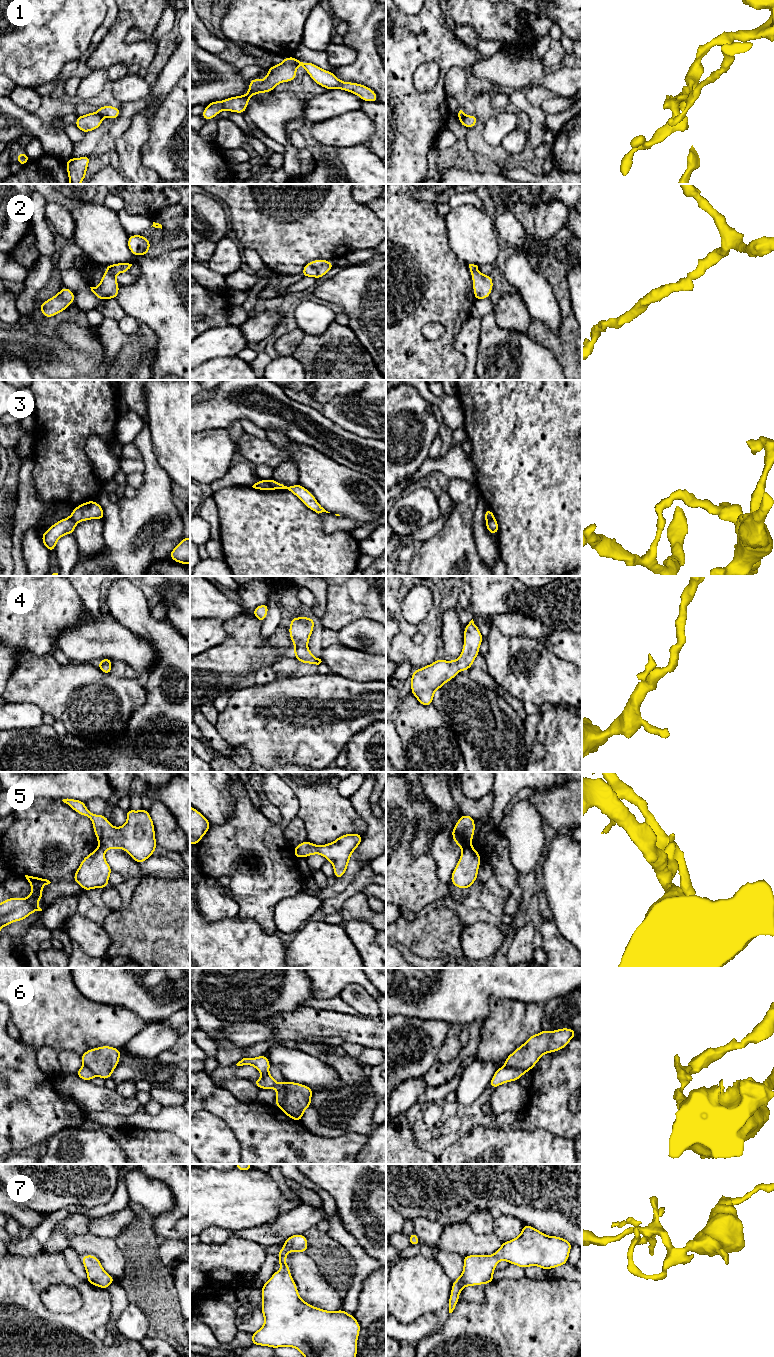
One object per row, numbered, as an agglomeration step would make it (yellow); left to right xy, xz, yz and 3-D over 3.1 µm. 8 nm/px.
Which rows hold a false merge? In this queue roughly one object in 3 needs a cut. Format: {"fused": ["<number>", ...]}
{"fused": ["1", "3", "5", "6"]}

